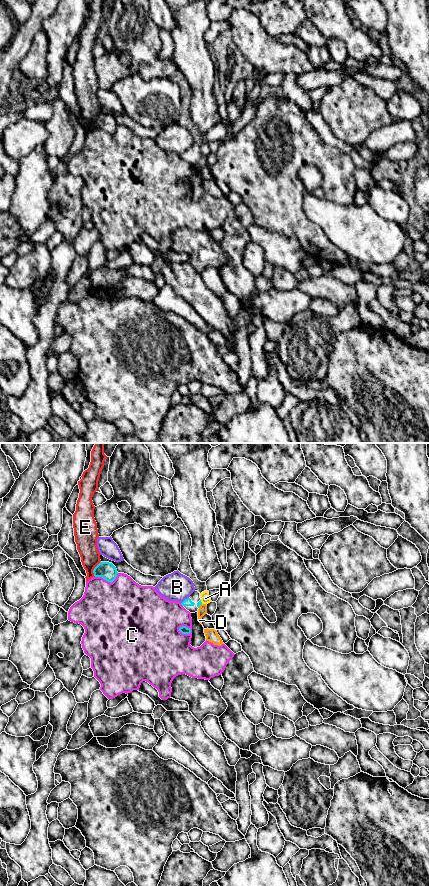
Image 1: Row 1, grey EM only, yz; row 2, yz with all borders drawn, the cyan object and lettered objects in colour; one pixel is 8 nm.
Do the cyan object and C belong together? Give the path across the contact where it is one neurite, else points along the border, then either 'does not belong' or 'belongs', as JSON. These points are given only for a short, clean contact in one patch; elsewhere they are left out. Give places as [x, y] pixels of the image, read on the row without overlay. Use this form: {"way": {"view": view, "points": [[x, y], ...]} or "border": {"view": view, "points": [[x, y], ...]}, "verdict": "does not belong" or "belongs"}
{"verdict": "does not belong"}

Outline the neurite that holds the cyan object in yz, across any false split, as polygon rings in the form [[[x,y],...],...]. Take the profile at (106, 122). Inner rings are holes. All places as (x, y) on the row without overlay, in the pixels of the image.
[[[100,114],[93,122],[95,129],[102,129],[104,132],[112,135],[117,129],[116,119],[109,114]]]

